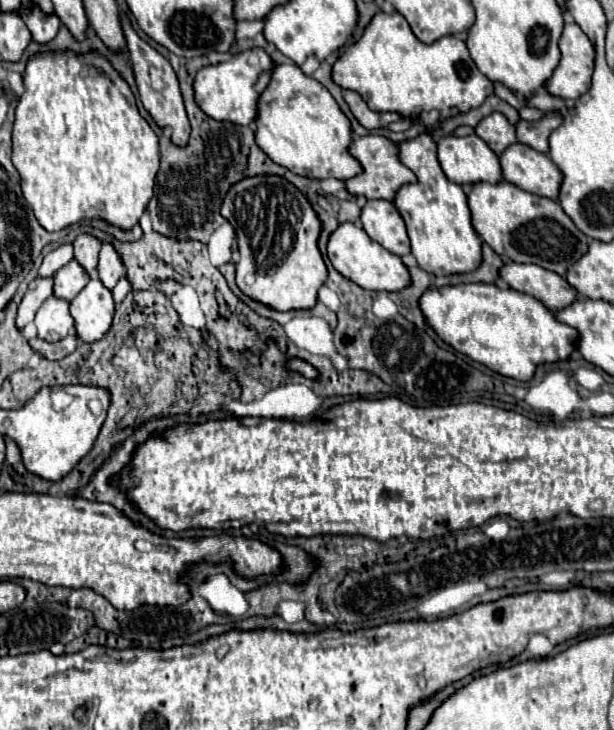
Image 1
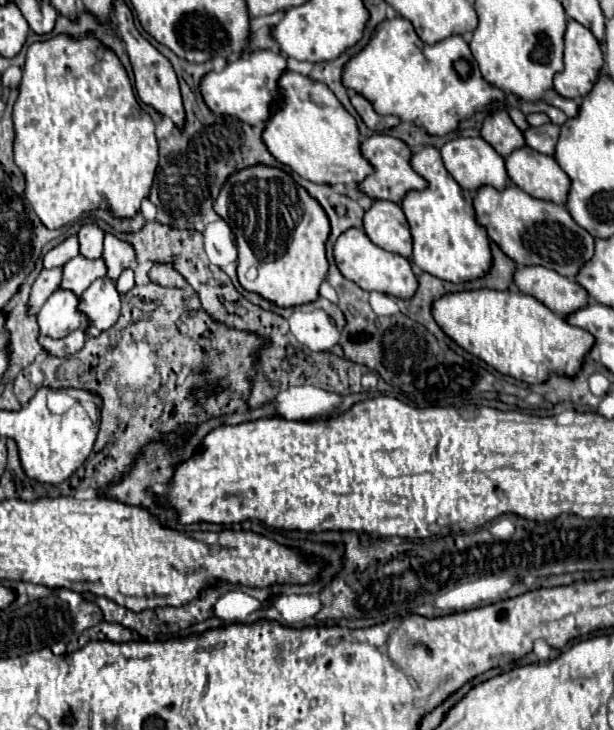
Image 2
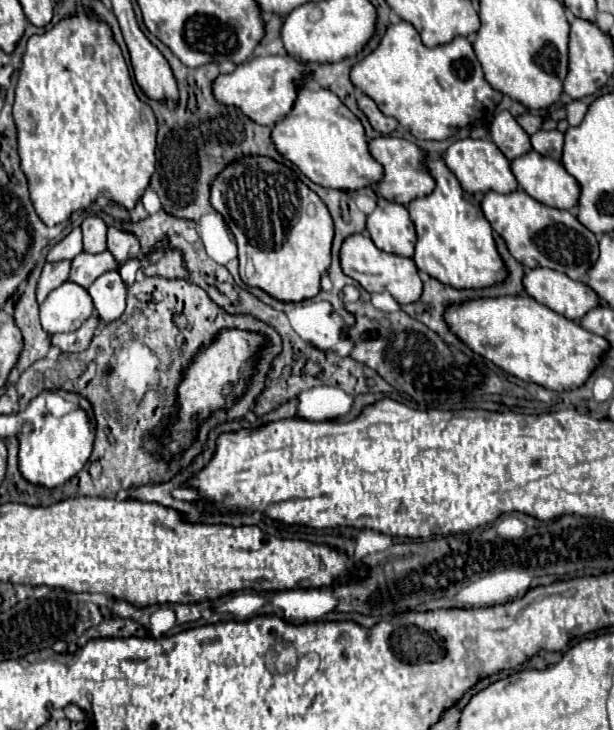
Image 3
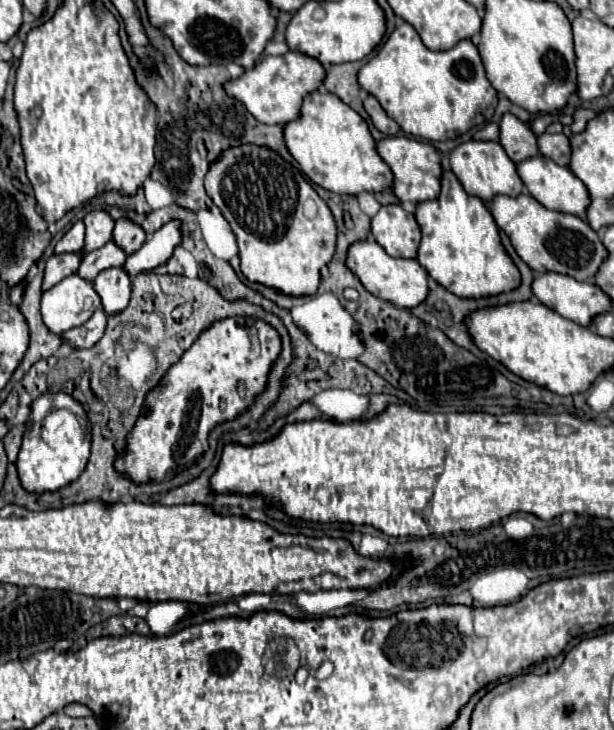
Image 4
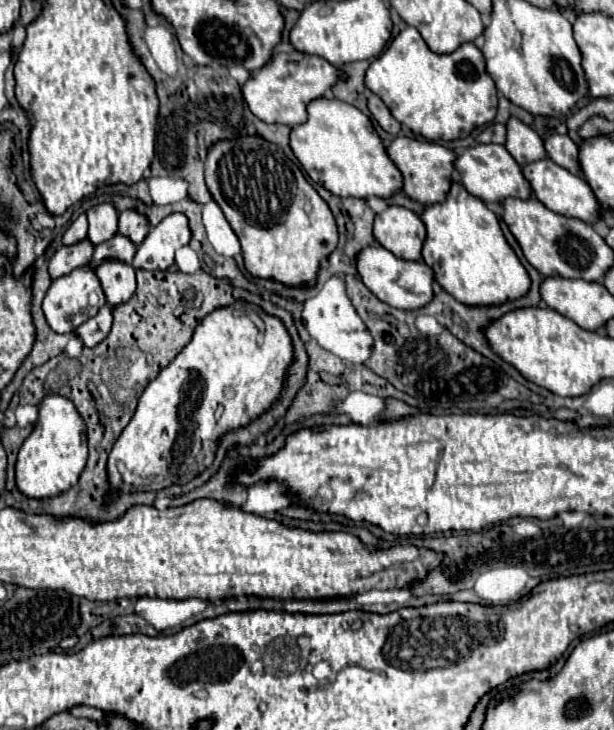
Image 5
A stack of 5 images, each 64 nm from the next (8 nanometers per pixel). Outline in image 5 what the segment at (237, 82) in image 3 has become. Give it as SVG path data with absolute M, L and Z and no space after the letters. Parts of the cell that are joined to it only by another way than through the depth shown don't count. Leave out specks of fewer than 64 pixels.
M290 52L290 54L274 54L270 62L266 62L260 70L252 72L250 78L242 84L242 96L250 106L250 112L266 124L286 124L296 126L306 120L306 104L314 98L324 96L326 90L332 88L342 74L336 66L328 64L320 56Z

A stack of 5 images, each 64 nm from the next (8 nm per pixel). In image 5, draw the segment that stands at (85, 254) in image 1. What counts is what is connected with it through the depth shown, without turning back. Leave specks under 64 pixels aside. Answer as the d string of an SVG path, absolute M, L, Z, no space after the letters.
M98 204L86 212L88 216L88 240L98 246L104 240L110 240L116 234L118 224L118 212L112 204Z

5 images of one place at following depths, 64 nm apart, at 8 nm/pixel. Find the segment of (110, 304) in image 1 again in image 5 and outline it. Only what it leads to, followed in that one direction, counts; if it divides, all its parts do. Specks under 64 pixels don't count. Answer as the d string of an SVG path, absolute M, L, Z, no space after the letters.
M106 260L104 264L100 264L100 268L96 268L96 276L104 290L106 302L112 308L126 304L136 290L134 268L130 264L120 264L118 260Z

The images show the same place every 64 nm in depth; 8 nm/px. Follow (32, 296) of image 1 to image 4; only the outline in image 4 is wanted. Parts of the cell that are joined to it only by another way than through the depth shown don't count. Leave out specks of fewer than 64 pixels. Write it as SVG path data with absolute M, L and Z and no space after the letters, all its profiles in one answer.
M80 254L76 256L50 256L46 262L46 270L44 270L44 280L42 280L42 292L50 290L52 286L56 286L60 280L68 278L74 270L76 264L80 264Z

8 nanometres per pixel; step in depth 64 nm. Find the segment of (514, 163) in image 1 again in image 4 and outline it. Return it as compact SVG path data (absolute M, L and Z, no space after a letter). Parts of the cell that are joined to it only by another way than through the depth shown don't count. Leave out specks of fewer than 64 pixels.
M538 154L538 156L532 156L532 158L516 164L516 170L524 182L524 188L542 206L546 206L550 210L558 210L558 212L568 212L574 216L584 216L584 208L588 206L588 190L584 188L584 184L580 180L576 180L576 176L572 176L572 172L568 168L558 166L554 160L548 160Z

